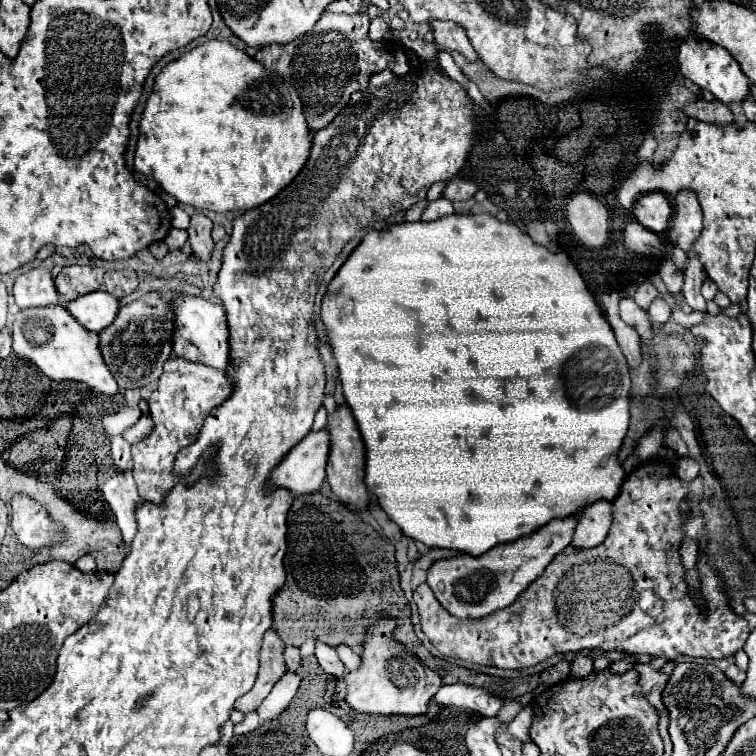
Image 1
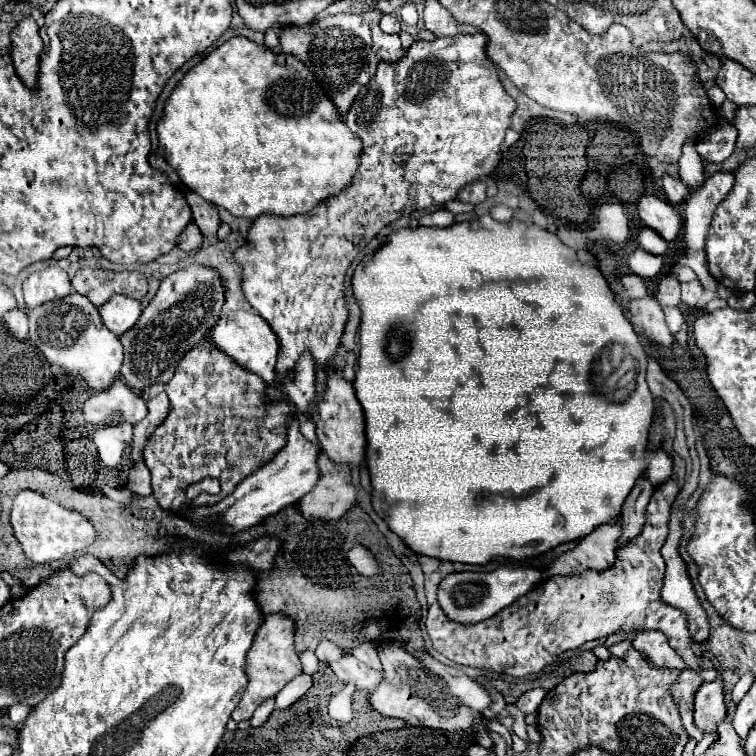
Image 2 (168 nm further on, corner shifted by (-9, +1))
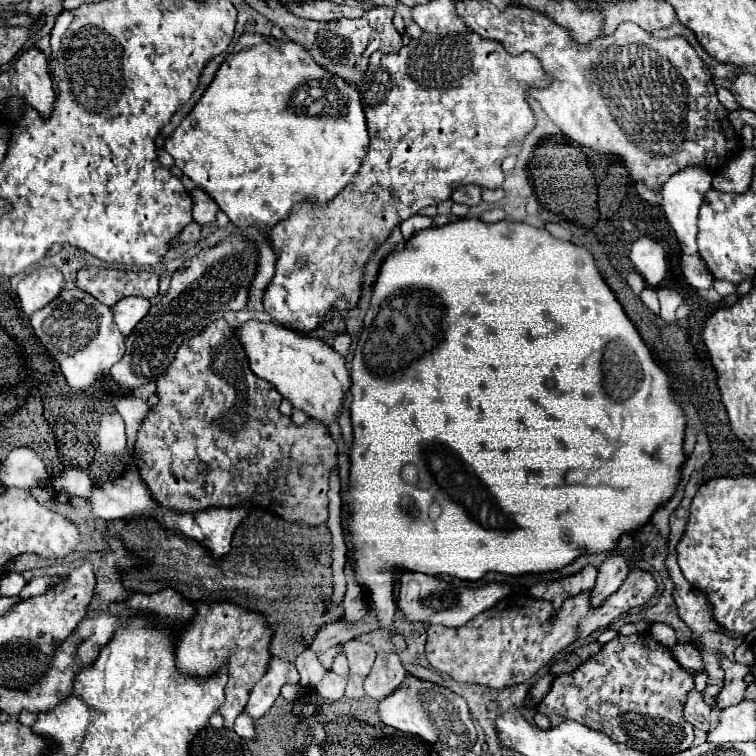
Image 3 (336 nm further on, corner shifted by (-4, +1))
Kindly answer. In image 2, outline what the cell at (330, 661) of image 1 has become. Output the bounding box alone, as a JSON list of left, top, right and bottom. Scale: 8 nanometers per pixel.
[330,655,384,691]

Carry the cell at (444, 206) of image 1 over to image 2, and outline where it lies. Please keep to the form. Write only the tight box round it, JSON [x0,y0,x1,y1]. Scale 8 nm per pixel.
[420,209,454,227]

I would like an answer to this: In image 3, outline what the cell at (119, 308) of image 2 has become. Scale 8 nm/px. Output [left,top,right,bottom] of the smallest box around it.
[111,297,151,337]

